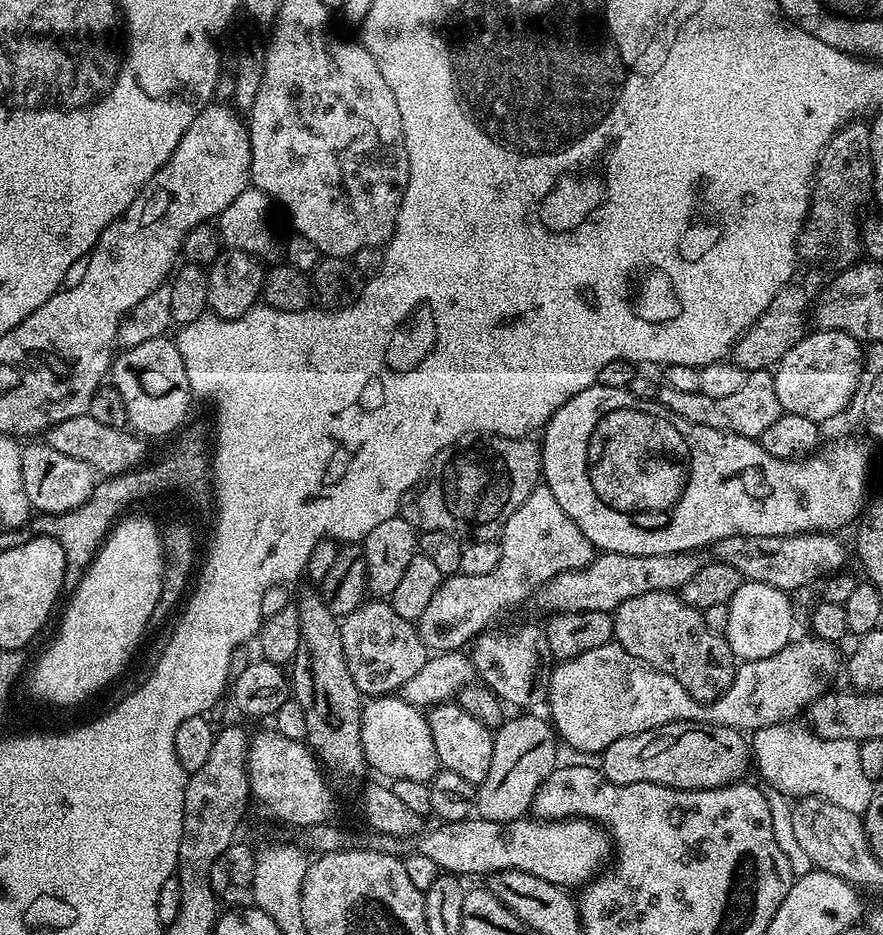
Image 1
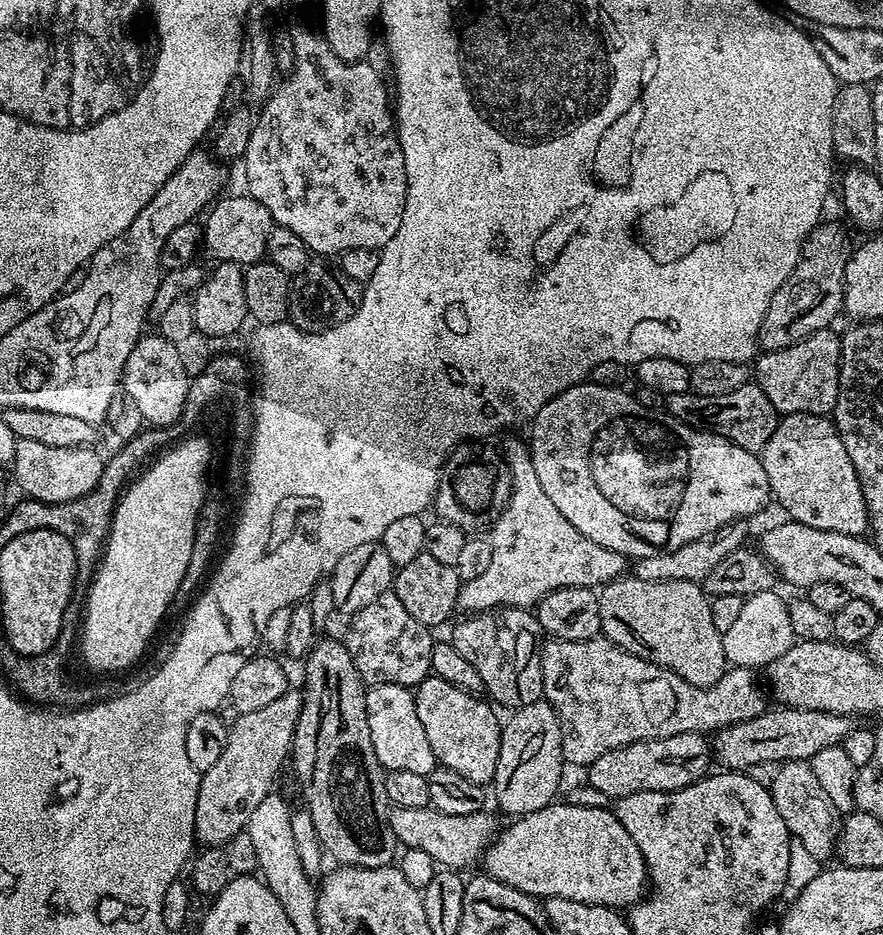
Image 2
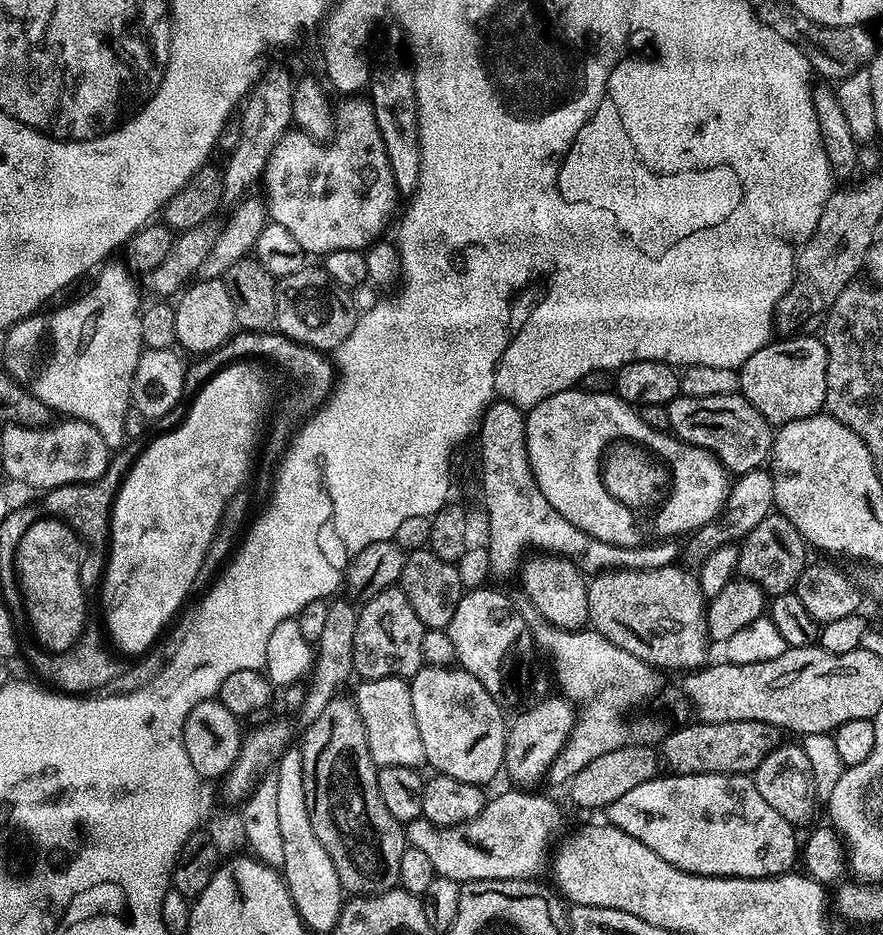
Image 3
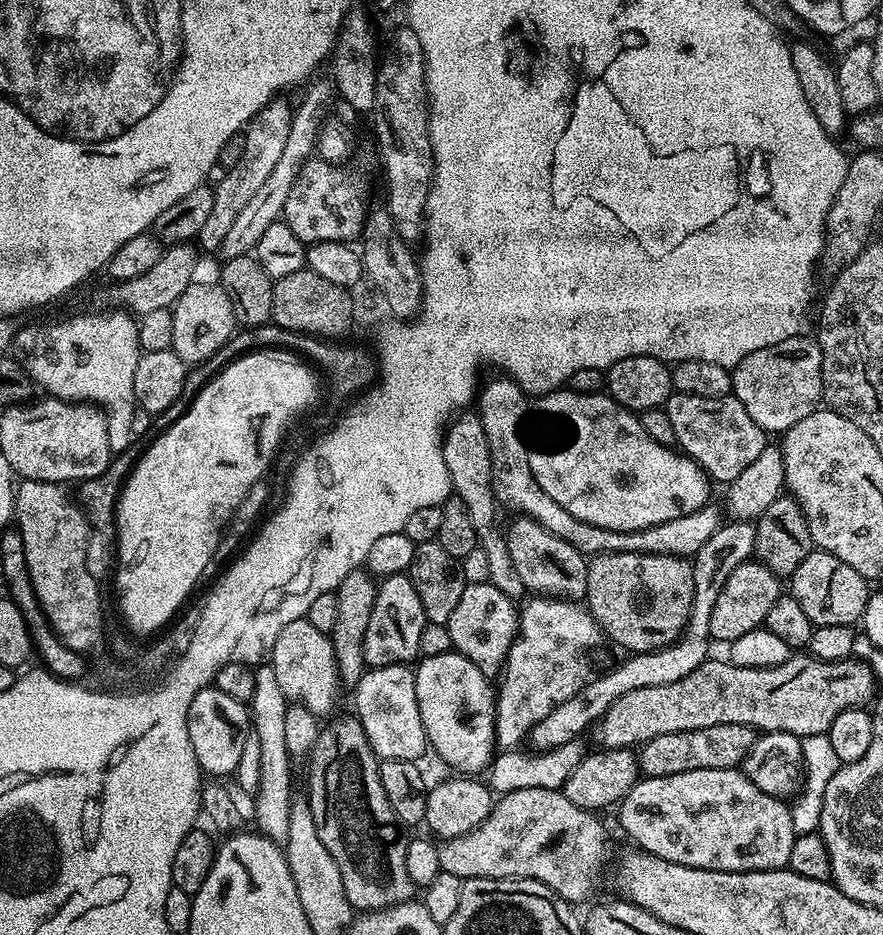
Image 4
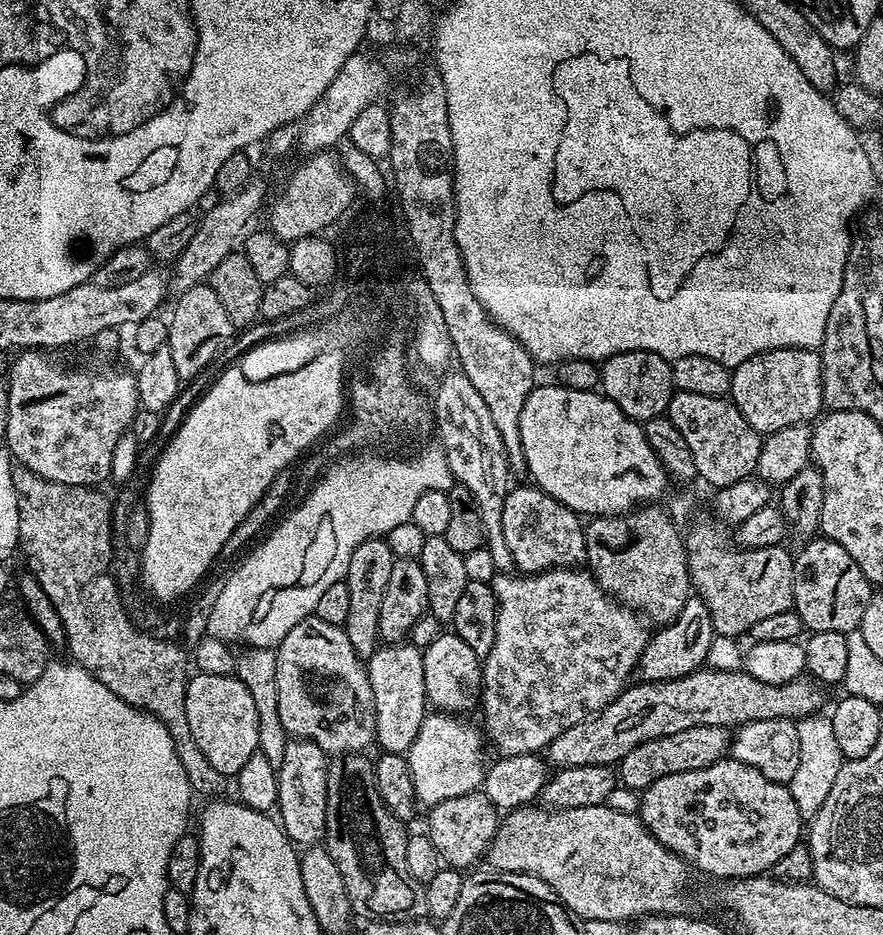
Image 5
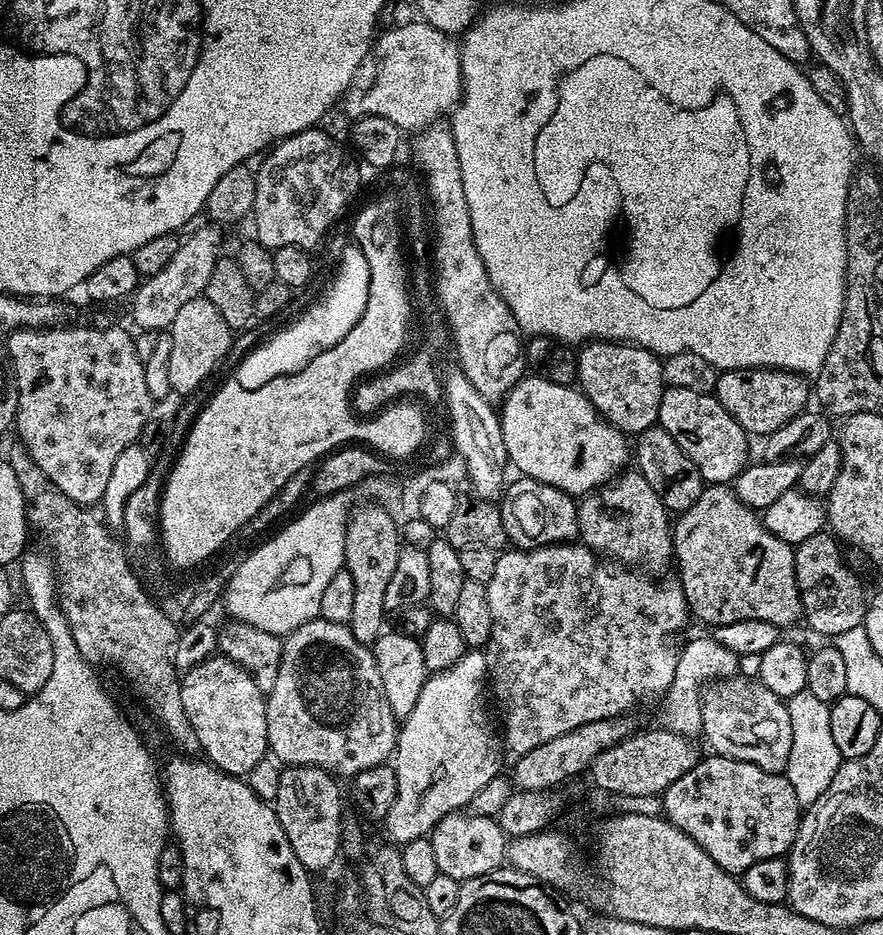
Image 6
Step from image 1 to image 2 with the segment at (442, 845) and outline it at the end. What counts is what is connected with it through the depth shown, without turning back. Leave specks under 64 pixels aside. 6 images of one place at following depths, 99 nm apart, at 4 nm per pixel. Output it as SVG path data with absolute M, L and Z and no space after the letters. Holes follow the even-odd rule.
M553 802L534 813L526 813L524 816L517 816L511 821L512 825L508 829L497 831L496 839L491 846L484 851L482 857L482 868L489 876L493 876L498 882L506 886L514 886L514 890L522 890L527 896L537 898L570 898L574 902L590 902L591 904L604 904L607 908L617 910L627 909L629 906L639 904L649 887L648 868L644 865L642 850L634 846L634 838L626 831L626 826L618 817L615 811L604 808L591 808L588 804L560 804Z

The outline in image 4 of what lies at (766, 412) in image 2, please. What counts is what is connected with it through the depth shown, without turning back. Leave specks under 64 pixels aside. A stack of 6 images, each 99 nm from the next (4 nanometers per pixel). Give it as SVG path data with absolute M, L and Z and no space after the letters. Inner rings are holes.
M676 392L669 396L666 411L674 426L679 451L699 464L713 481L721 480L724 486L738 478L738 474L742 474L742 470L746 470L770 443L764 429L746 414L746 406L731 394L722 398L698 398Z

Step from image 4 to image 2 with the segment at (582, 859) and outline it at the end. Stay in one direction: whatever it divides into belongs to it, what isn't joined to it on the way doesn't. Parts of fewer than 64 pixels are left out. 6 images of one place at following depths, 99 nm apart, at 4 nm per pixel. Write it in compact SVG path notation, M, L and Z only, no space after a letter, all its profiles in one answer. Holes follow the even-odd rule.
M431 806L426 808L392 808L388 814L388 829L394 834L394 838L403 845L404 848L422 850L425 854L430 854L437 865L448 870L465 870L471 864L481 863L484 851L491 846L496 839L498 825L490 814L491 811L475 812L474 814L442 814L437 808Z

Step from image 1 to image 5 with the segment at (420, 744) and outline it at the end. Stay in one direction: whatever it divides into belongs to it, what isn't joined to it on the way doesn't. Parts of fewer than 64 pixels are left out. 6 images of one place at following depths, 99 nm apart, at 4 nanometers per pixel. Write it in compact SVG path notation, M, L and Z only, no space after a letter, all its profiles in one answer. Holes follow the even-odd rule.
M407 642L384 644L367 657L366 667L376 722L375 743L381 744L384 752L407 754L430 708L423 681L423 651Z

